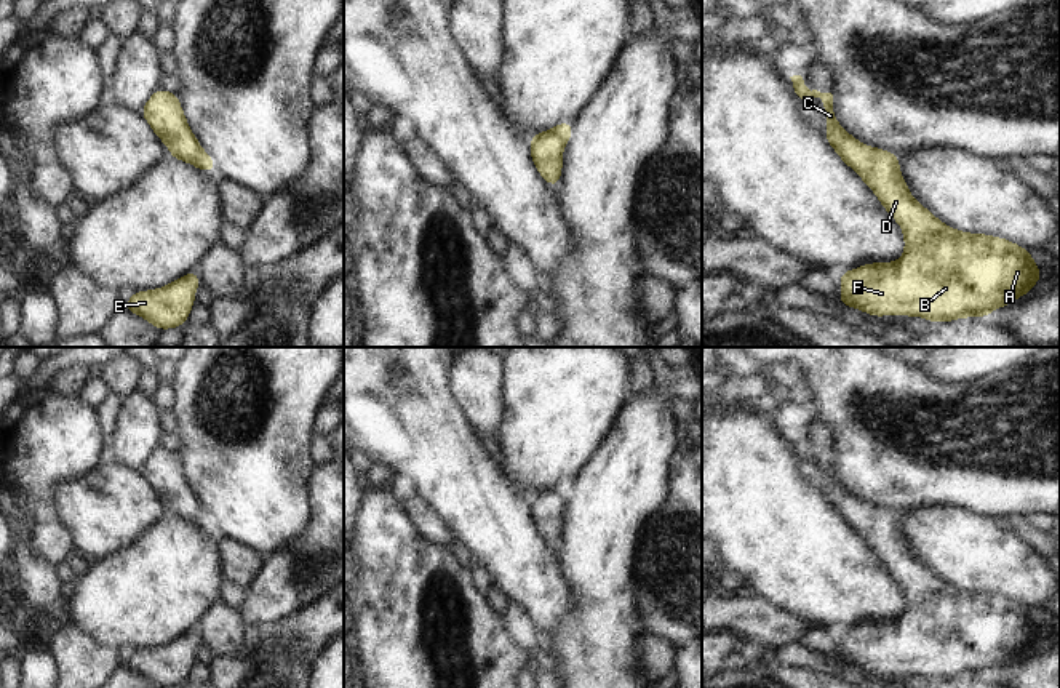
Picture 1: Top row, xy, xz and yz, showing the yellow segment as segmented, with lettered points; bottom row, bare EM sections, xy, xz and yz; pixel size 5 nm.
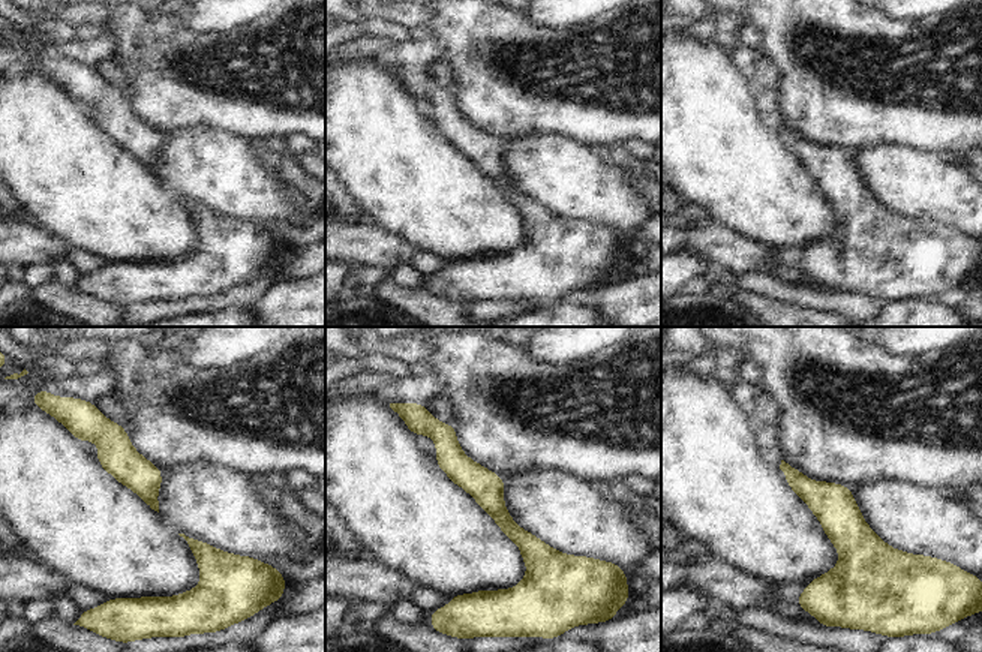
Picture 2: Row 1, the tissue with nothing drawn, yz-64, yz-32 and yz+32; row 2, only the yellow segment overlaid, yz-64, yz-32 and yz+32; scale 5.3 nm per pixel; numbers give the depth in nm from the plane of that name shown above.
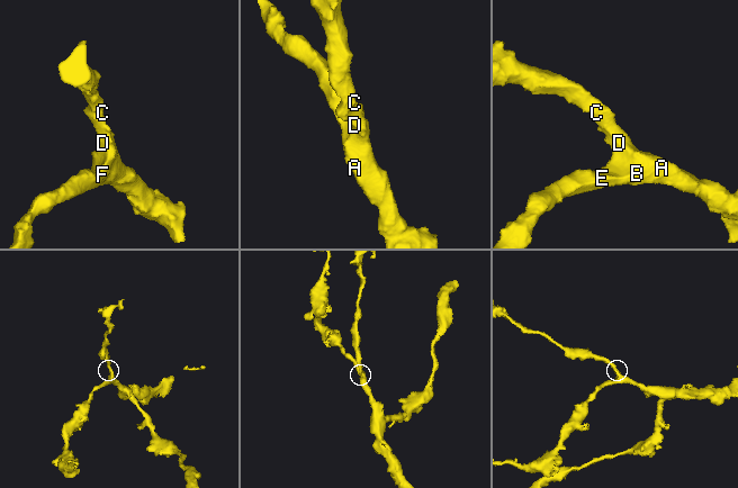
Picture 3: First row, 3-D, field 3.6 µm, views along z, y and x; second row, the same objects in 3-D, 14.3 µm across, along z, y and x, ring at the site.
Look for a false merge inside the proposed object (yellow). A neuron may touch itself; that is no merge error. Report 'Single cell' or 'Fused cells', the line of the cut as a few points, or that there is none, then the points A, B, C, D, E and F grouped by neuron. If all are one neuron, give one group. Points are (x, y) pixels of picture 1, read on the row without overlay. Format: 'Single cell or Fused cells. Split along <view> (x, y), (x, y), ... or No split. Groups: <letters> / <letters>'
Single cell. No split. Groups: A B C D E F

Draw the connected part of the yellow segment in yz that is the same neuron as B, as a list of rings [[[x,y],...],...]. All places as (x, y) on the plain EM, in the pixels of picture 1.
[[[801,434],[790,437],[801,458],[823,459],[827,499],[878,554],[905,594],[905,611],[897,621],[862,622],[839,634],[847,651],[835,656],[839,662],[873,675],[916,674],[943,682],[988,675],[993,667],[1031,651],[1042,630],[1028,608],[1001,595],[945,584],[910,554],[899,514],[857,499],[836,478],[831,451],[809,450]]]

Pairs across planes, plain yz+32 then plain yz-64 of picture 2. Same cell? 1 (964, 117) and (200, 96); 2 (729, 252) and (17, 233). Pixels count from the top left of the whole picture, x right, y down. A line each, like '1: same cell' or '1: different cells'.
1: same cell
2: same cell

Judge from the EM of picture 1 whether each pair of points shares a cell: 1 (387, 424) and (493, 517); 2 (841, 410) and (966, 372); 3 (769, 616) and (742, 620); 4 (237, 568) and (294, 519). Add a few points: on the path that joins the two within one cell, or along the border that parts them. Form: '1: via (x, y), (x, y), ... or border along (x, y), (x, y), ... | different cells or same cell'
1: via (413, 437), (467, 492) | same cell
2: border along (921, 367), (945, 380), (974, 381), (982, 378) | different cells
3: via (763, 618), (749, 618) | same cell
4: border along (223, 536), (250, 546), (264, 559) | different cells

